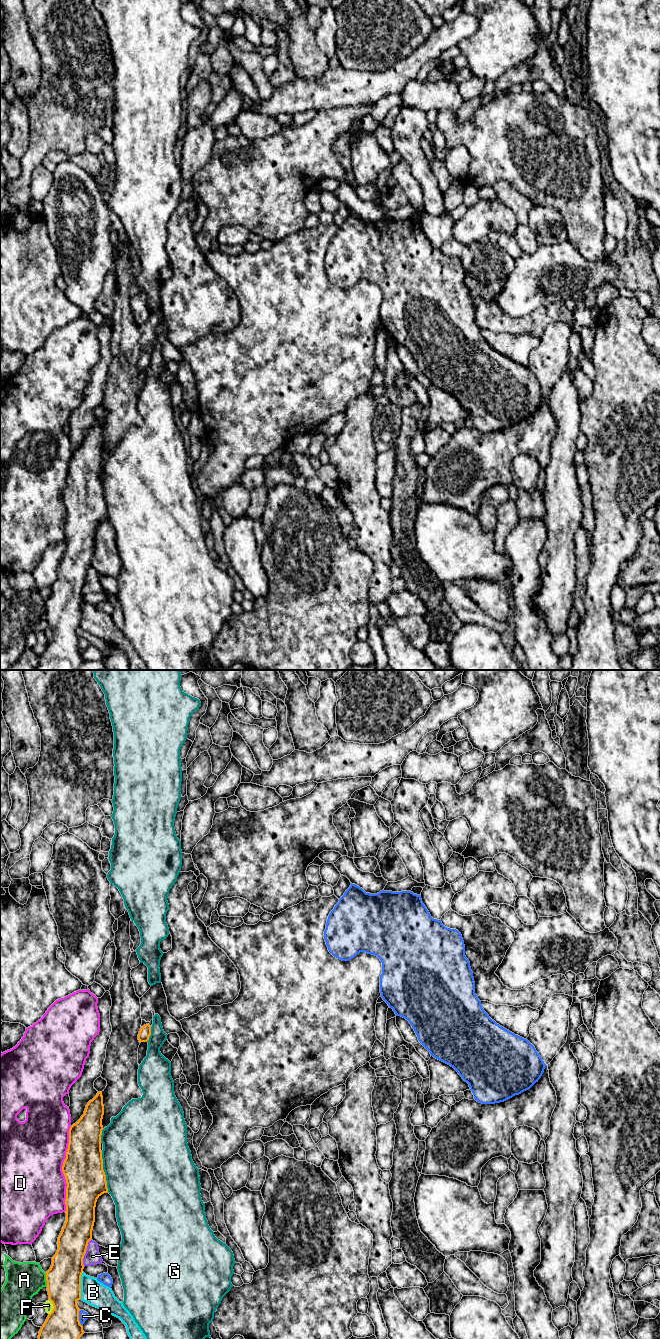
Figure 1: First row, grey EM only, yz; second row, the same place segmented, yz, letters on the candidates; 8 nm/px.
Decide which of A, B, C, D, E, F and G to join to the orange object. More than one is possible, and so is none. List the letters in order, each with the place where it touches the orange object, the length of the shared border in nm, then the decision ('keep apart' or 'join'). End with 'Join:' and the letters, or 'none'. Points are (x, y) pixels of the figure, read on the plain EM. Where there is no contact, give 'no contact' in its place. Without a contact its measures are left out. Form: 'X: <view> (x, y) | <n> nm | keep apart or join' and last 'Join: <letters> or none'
A: yz (46, 608) | 110 nm | keep apart
B: yz (80, 613) | 220 nm | keep apart
C: yz (78, 646) | 140 nm | keep apart
D: yz (62, 497) | 700 nm | keep apart
E: yz (85, 580) | 240 nm | keep apart
F: yz (54, 635) | 130 nm | keep apart
G: yz (104, 500) | 340 nm | keep apart
Join: none

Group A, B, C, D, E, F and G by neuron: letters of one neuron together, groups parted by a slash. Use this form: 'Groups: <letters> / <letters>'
Groups: A / B / C / D / E / F / G

